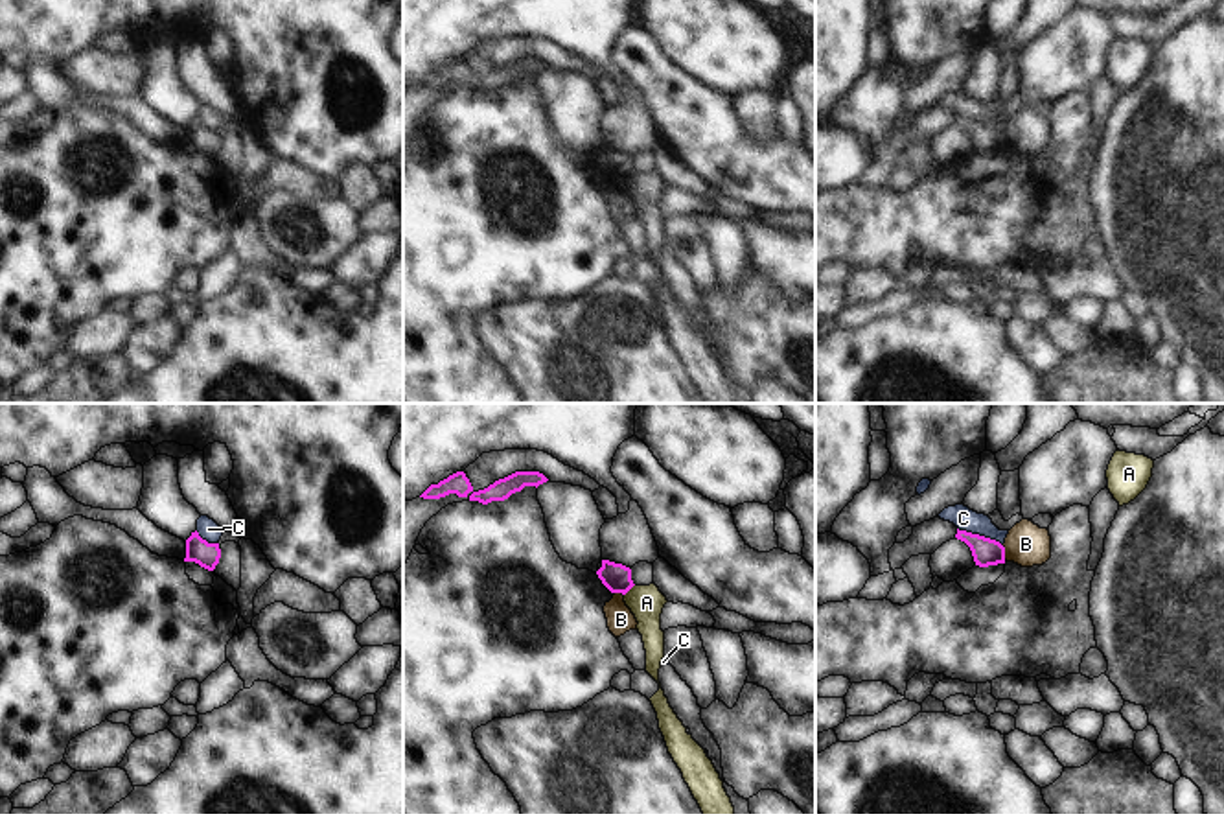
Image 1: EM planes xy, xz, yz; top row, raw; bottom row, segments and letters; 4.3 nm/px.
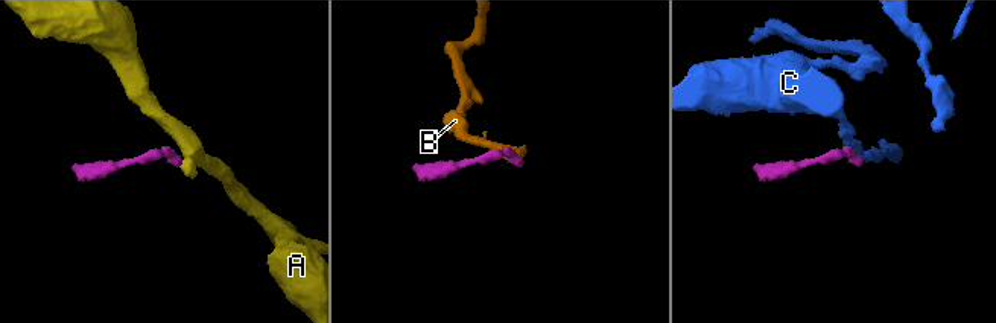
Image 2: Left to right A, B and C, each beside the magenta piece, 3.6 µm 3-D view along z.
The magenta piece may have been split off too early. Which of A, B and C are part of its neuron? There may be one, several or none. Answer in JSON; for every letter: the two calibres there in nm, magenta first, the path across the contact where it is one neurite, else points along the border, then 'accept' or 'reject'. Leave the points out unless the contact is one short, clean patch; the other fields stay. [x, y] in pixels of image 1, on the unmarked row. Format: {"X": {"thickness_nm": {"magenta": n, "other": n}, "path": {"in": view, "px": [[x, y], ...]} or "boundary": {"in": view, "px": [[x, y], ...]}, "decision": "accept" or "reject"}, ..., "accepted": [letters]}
{"A": {"thickness_nm": {"magenta": 120, "other": 150}, "boundary": {"in": "xz", "px": [[634, 172], [624, 183]]}, "decision": "reject"}, "B": {"thickness_nm": {"magenta": 120, "other": 190}, "boundary": {"in": "yz", "px": [[1002, 133], [1005, 146]]}, "decision": "reject"}, "C": {"thickness_nm": {"magenta": 120, "other": 100}, "boundary": {"in": "yz", "px": [[958, 115], [994, 126], [1002, 133]]}, "decision": "reject"}, "accepted": []}

